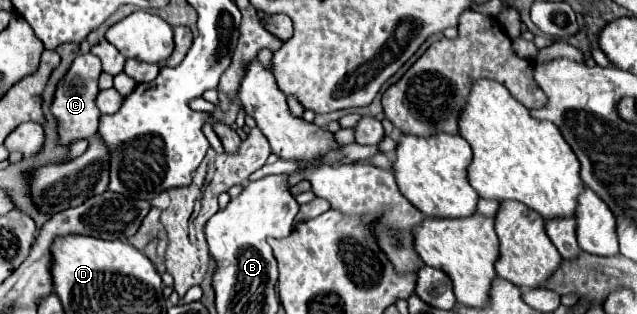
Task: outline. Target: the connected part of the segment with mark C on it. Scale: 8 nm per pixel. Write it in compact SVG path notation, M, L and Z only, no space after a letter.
M92 53L78 55L68 73L58 81L56 91L54 91L54 101L50 105L52 115L58 123L58 145L70 145L78 139L90 139L96 135L96 129L100 125L102 113L96 107L96 95L98 95L98 77L102 73L100 59Z

